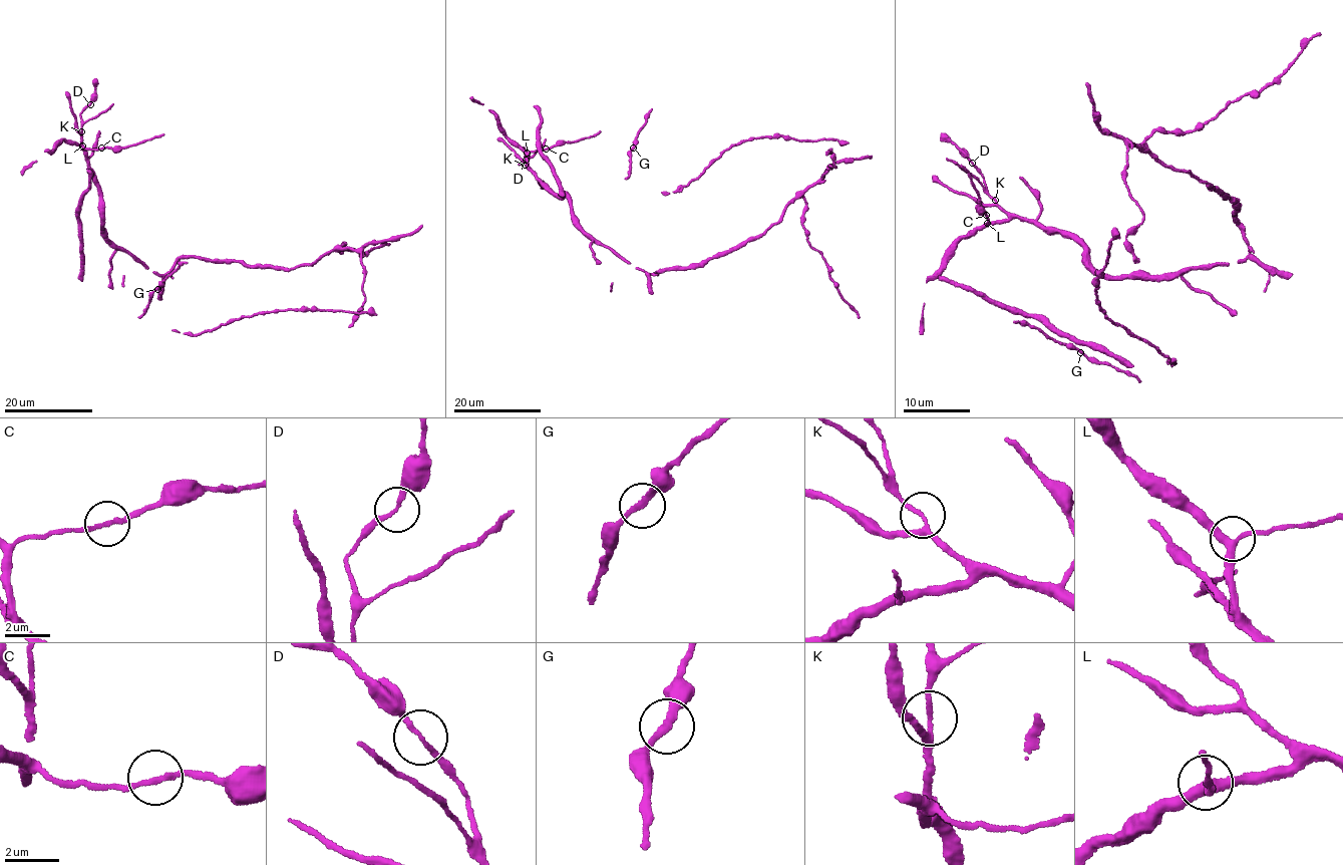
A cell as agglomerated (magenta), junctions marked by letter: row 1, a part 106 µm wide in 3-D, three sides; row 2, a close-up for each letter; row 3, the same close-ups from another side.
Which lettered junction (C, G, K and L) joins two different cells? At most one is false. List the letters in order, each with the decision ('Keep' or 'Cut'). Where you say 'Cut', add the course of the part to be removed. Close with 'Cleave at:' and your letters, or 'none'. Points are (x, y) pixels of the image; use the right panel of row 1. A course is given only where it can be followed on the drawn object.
C: Keep
G: Keep
K: Keep
L: Keep
Cleave at: none

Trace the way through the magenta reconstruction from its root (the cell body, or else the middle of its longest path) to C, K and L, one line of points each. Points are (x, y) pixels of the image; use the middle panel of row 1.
C: (727, 250), (656, 274), (636, 268), (586, 233), (570, 197), (553, 193), (529, 169), (527, 155), (546, 149)
K: (727, 250), (688, 267), (645, 272), (599, 245), (579, 225), (570, 197), (553, 193), (524, 165)
L: (727, 250), (688, 267), (651, 274), (641, 271), (582, 228), (572, 200), (553, 193), (536, 178), (527, 153)

